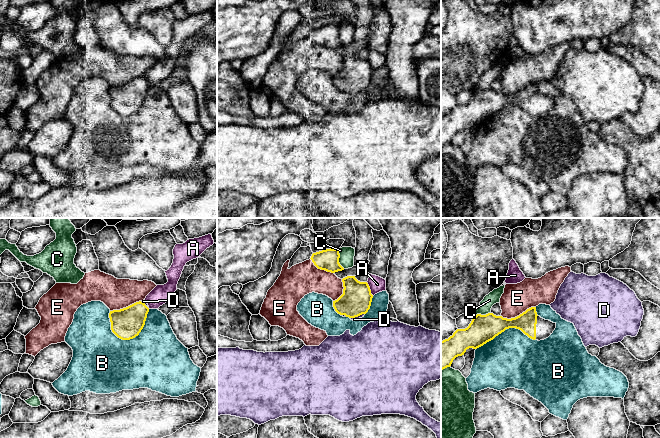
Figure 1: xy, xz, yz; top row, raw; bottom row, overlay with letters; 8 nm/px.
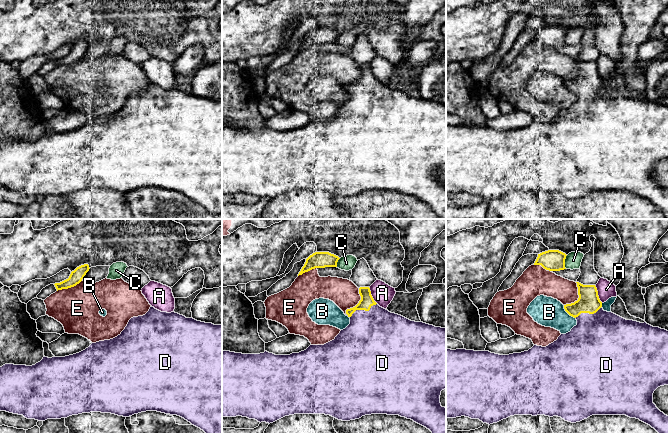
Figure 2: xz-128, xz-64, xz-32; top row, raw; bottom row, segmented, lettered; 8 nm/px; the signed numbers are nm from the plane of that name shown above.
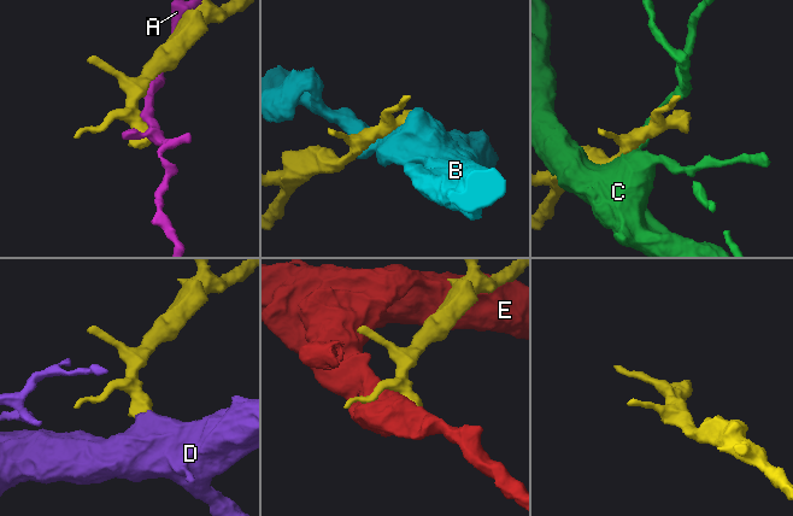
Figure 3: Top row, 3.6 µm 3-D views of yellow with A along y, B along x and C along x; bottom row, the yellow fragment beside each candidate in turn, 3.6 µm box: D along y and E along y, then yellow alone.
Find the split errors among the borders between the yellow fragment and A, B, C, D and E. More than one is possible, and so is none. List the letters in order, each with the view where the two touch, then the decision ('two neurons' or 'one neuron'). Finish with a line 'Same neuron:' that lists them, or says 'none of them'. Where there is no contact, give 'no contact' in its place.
A: contact in xz; two neurons
B: contact in xy; two neurons
C: contact in xz; two neurons
D: contact in xz; one neuron
E: contact in yz; two neurons
Same neuron: D

